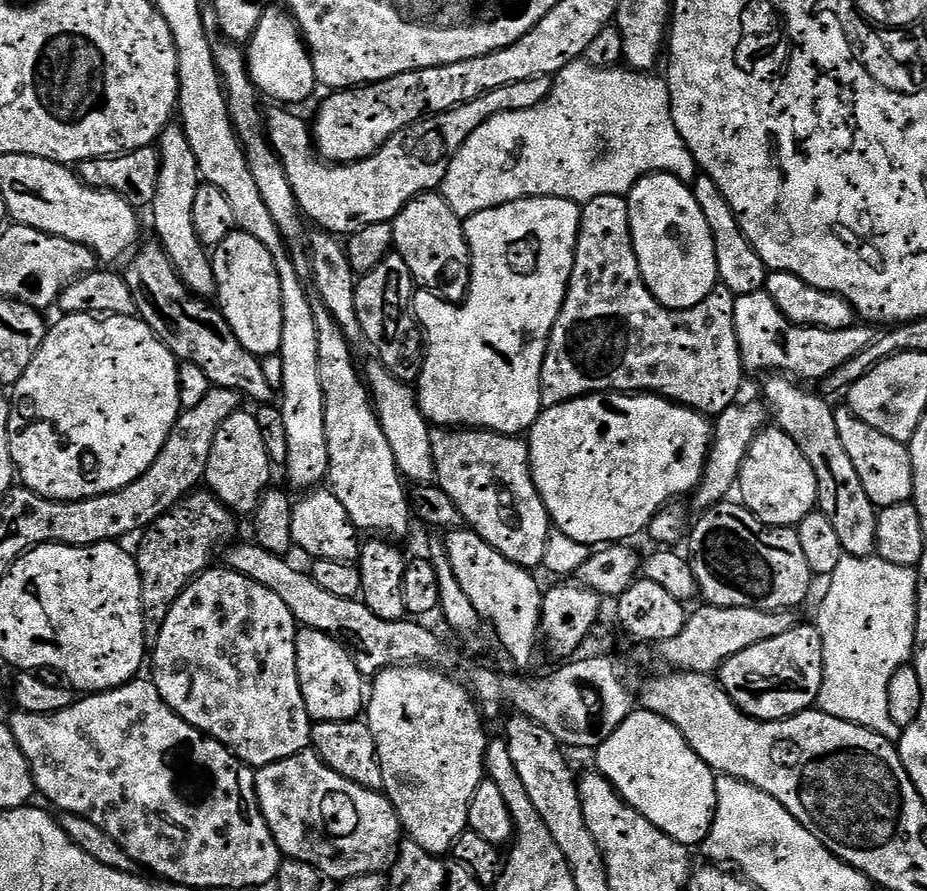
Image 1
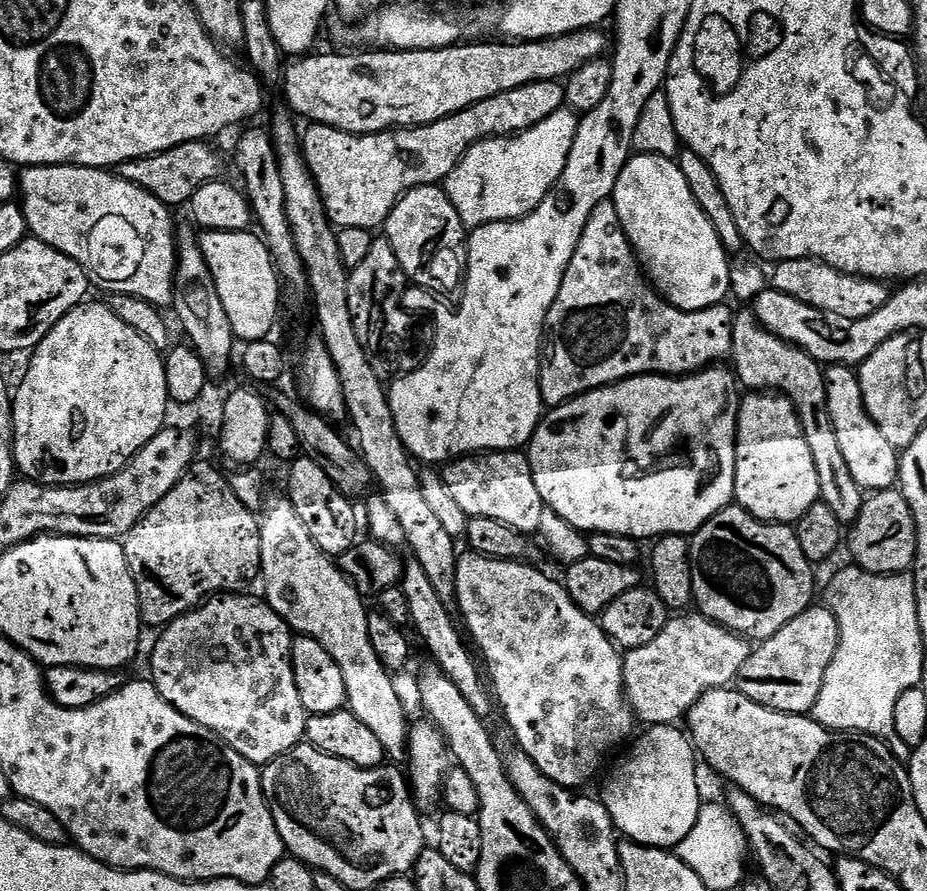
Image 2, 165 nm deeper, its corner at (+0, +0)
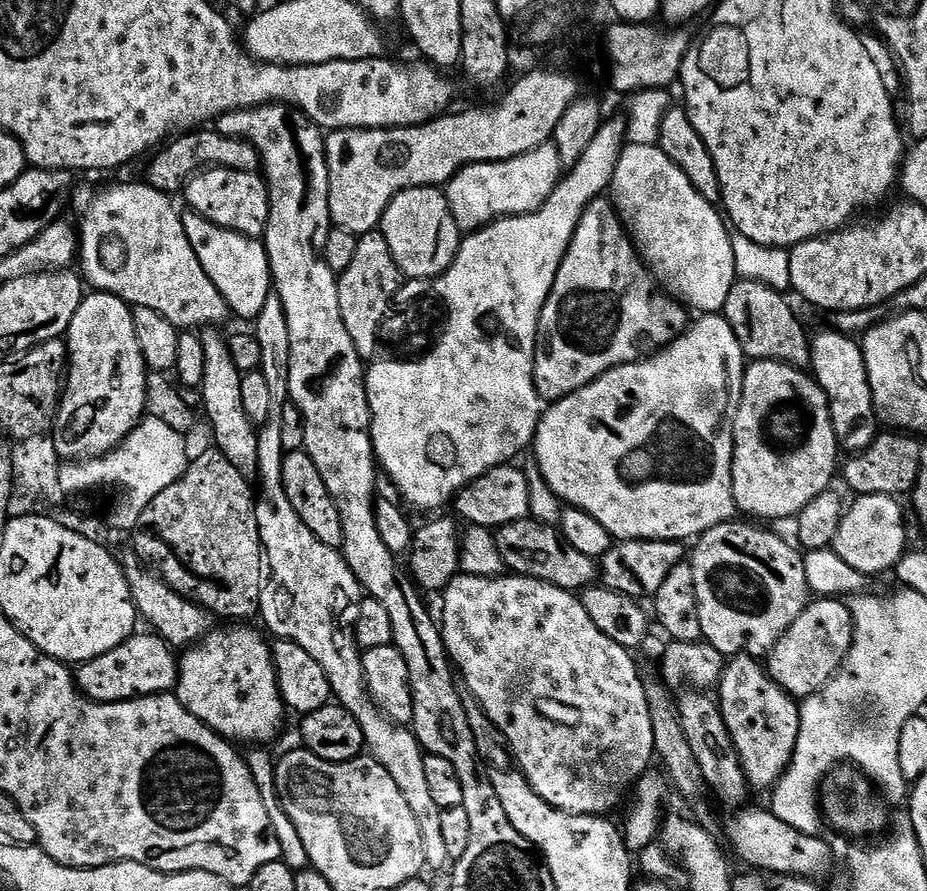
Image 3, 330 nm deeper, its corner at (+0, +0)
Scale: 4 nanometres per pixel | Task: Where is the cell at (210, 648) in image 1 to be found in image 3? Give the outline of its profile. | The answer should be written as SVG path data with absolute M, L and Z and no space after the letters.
M252 626L224 627L228 628L217 627L209 632L179 657L180 679L174 695L194 718L213 728L225 740L237 745L271 745L271 740L279 738L286 715L272 644L264 641L263 631L248 628Z

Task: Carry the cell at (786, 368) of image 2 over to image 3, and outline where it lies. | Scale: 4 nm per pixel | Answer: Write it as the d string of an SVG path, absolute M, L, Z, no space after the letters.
M737 279L736 285L730 290L722 315L726 322L730 322L749 361L777 360L803 369L811 365L812 341L809 333L804 333L795 310L788 305L788 299L785 293L762 286L762 282Z

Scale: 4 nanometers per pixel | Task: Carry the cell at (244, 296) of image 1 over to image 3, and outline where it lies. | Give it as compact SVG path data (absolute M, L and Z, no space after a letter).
M191 210L185 211L183 217L186 238L190 238L190 246L194 246L194 254L198 254L202 270L206 270L210 282L214 282L222 298L226 298L229 311L248 322L255 321L256 316L262 314L262 306L266 306L266 298L274 292L272 271L263 243L259 239L214 226Z

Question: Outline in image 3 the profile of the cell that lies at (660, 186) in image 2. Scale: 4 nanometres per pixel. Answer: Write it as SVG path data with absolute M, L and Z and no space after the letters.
M629 143L625 147L618 158L618 170L614 170L610 199L640 253L640 259L655 276L657 284L689 309L697 308L697 313L723 313L726 298L738 277L734 266L734 249L730 247L728 237L728 224L717 205L706 202L706 198L690 186L690 178L686 178L686 174L682 174L682 170L678 170L678 166L674 166L674 162L670 162L670 158L666 158L666 154L662 154L662 150L654 144L642 146Z

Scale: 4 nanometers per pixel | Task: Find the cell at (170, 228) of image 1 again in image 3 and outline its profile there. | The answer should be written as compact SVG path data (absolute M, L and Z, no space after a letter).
M204 330L199 333L202 350L206 350L206 374L200 383L200 404L208 415L208 424L212 427L212 436L216 439L215 451L224 455L249 482L257 479L258 442L257 425L246 414L246 406L242 406L242 373L234 366L234 358L230 358L228 341L220 330Z

